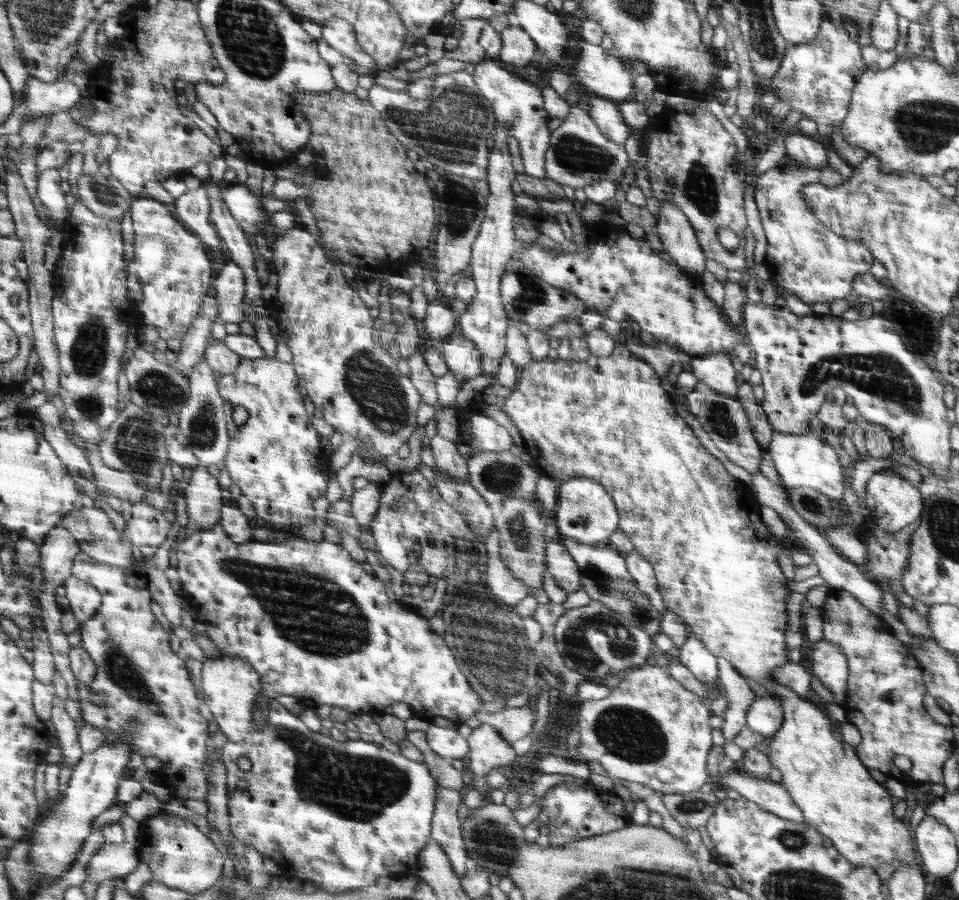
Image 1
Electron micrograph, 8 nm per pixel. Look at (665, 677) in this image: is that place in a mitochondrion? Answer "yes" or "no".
no

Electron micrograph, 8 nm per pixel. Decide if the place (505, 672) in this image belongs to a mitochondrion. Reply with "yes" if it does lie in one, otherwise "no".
yes

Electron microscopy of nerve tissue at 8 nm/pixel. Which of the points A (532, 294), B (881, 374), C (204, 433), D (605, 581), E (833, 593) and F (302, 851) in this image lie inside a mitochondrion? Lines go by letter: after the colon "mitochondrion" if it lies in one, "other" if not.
A: mitochondrion
B: mitochondrion
C: mitochondrion
D: mitochondrion
E: other
F: other

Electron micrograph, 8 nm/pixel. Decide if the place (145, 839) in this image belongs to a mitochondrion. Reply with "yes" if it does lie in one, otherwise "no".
no

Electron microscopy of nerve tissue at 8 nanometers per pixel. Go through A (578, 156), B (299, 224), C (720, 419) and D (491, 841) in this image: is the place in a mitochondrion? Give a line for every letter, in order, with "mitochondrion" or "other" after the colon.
A: mitochondrion
B: other
C: mitochondrion
D: mitochondrion

